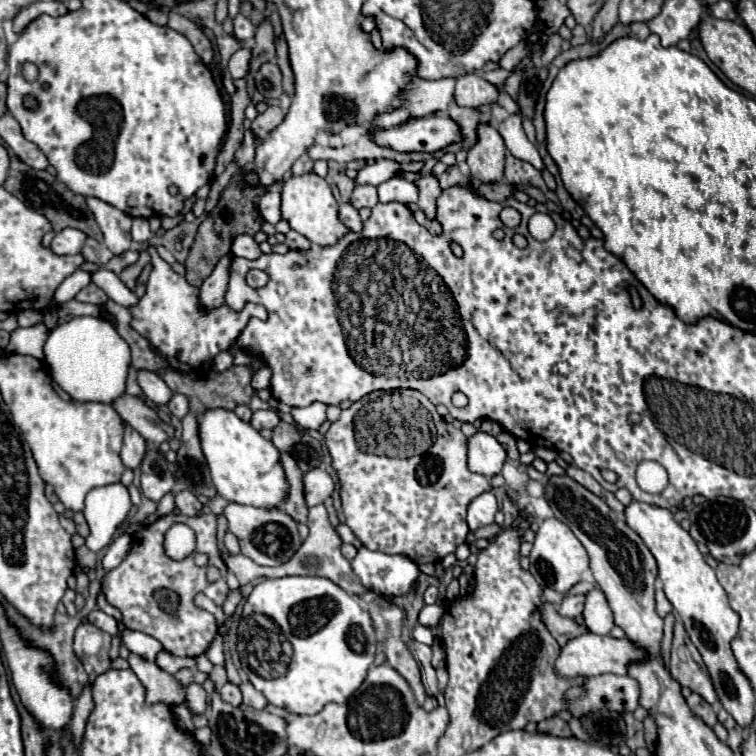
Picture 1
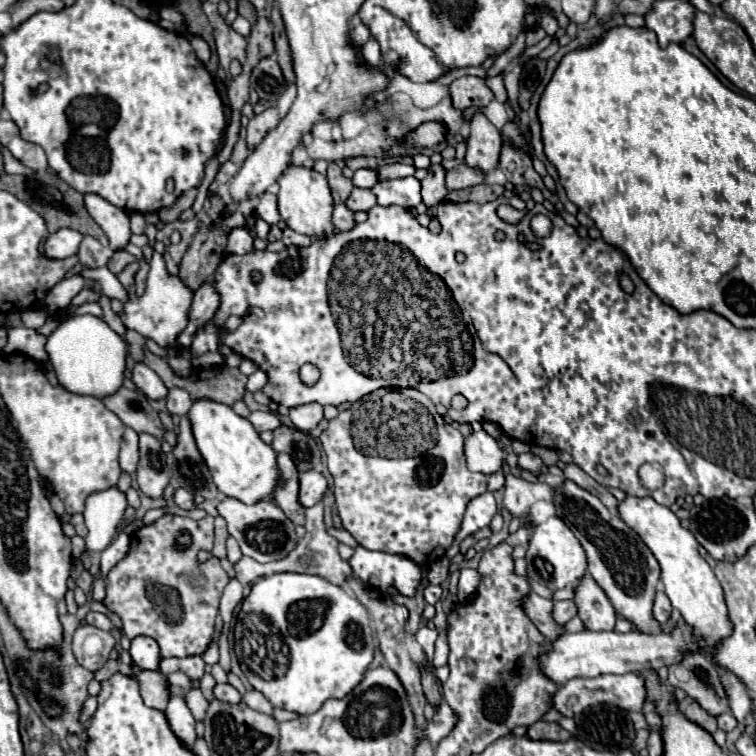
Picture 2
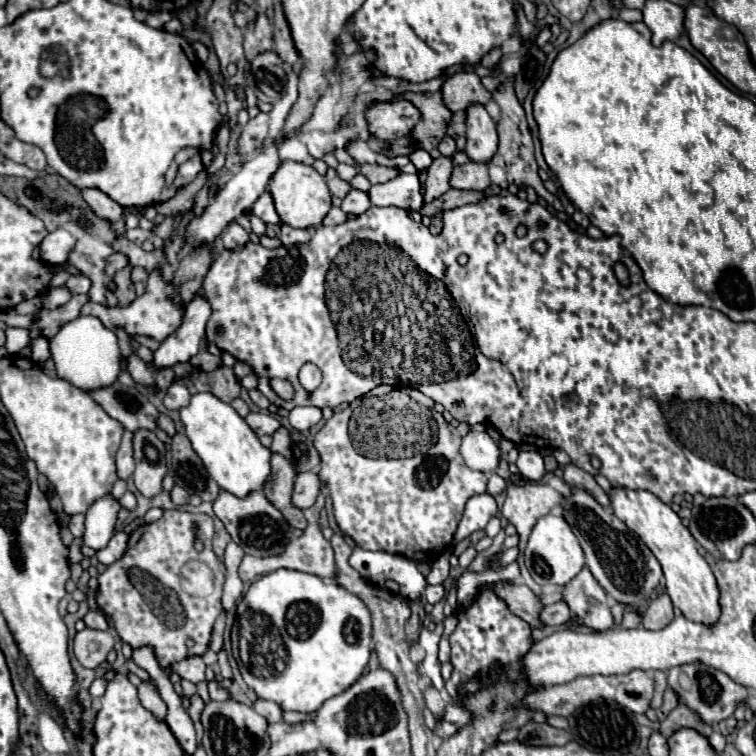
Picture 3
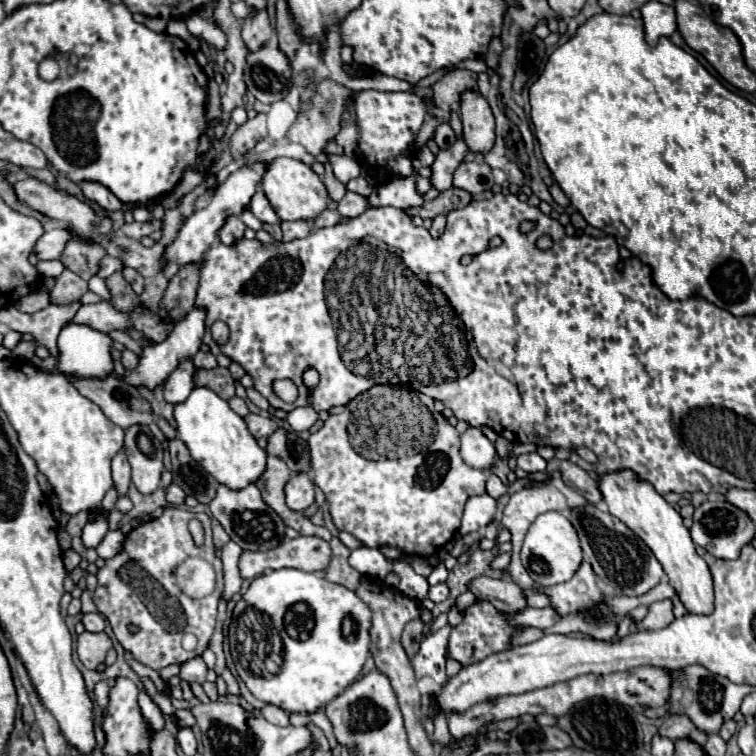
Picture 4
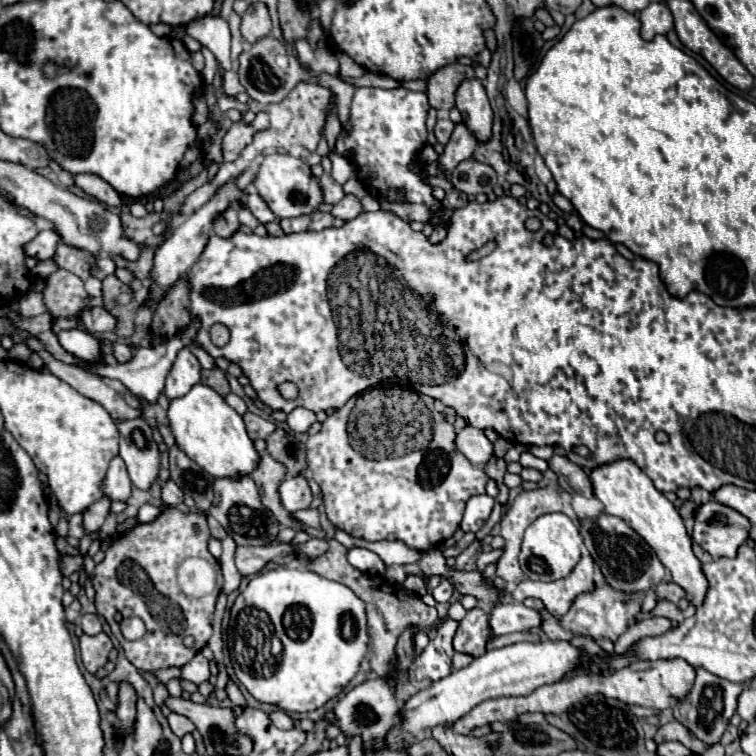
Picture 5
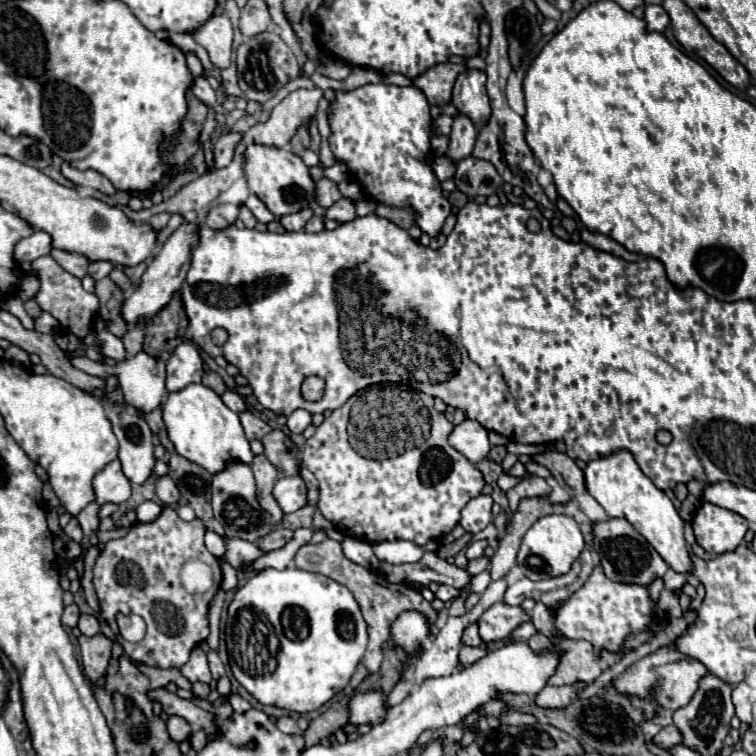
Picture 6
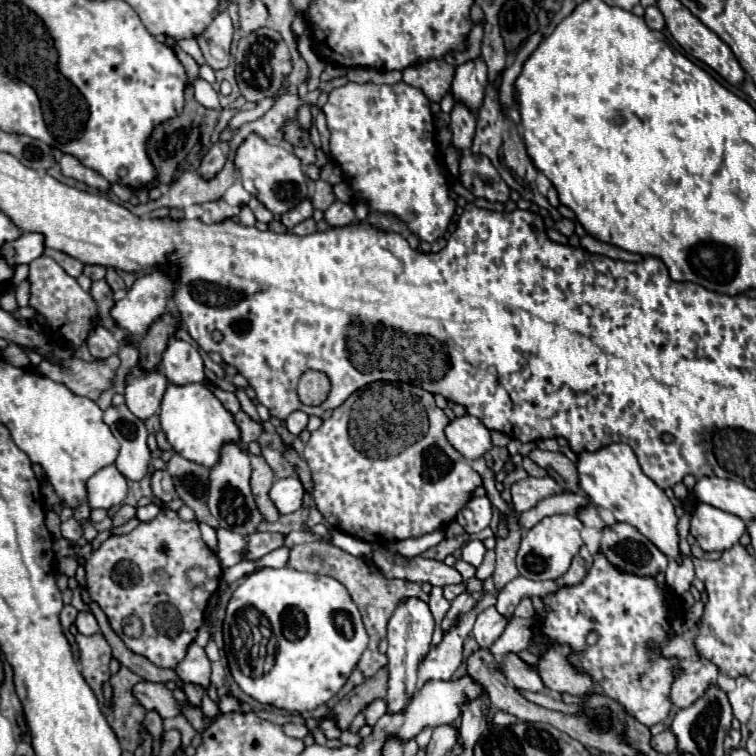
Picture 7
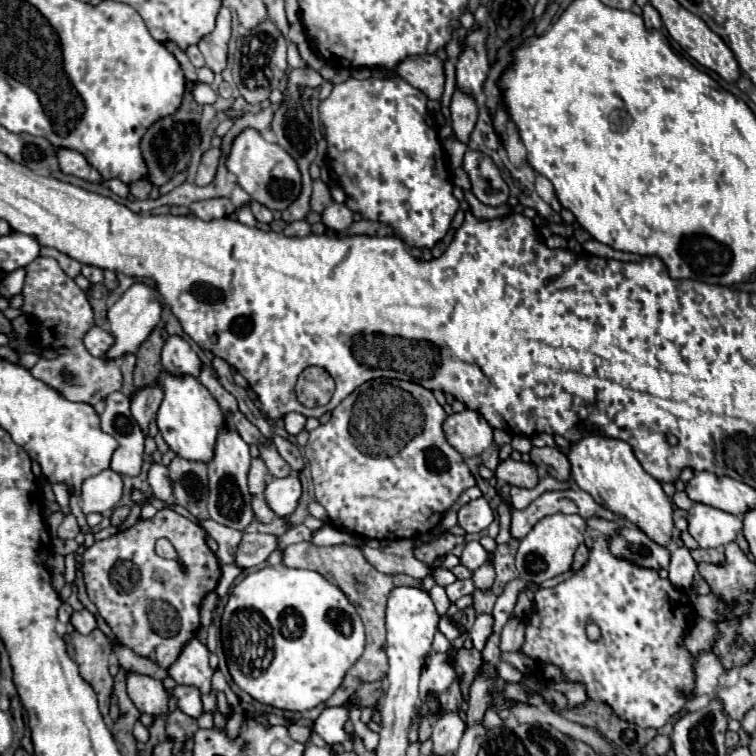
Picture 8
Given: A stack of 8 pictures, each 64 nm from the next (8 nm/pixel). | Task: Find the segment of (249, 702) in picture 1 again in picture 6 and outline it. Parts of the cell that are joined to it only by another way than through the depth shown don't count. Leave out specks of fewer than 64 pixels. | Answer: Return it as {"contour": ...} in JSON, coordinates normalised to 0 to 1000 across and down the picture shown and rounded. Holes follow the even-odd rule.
{"contour":[[[373,947],[373,950],[368,950],[365,960],[368,960],[376,971],[392,971],[392,974],[399,974],[399,966],[394,963],[392,952],[384,950],[384,947]]]}

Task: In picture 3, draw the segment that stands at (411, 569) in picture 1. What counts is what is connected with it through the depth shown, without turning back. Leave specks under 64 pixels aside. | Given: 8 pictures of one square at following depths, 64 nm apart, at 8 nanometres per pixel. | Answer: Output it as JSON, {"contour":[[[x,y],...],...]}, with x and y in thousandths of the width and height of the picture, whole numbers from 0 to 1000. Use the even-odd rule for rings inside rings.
{"contour":[[[468,725],[463,735],[463,749],[479,765],[500,775],[505,775],[513,765],[521,765],[529,772],[529,786],[540,794],[556,794],[561,788],[563,765],[553,757],[550,743],[540,741],[537,735]]]}

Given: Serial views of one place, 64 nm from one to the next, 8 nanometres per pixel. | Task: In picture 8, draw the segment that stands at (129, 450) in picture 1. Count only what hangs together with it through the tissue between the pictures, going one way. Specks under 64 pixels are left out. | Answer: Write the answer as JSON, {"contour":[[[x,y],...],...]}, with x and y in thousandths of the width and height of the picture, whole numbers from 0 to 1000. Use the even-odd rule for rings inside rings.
{"contour":[[[138,622],[130,630],[119,630],[114,635],[114,651],[108,648],[108,677],[140,677],[153,669],[163,652],[163,635],[151,622]]]}

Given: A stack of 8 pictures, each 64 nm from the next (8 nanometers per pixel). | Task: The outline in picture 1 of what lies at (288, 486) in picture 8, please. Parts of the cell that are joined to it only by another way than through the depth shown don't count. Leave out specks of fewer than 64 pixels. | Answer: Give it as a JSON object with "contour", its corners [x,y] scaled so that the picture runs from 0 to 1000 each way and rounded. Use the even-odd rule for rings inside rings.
{"contour":[[[410,622],[402,627],[402,661],[407,669],[426,667],[442,648],[439,632],[429,622]]]}

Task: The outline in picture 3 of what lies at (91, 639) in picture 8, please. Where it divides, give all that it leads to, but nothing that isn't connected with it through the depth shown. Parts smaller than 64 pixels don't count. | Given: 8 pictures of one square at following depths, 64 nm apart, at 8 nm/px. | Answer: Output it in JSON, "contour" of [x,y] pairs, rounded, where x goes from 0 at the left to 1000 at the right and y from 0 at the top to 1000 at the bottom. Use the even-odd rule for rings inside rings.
{"contour":[[[111,831],[98,844],[98,865],[114,884],[132,881],[151,854],[151,844],[143,836]]]}

